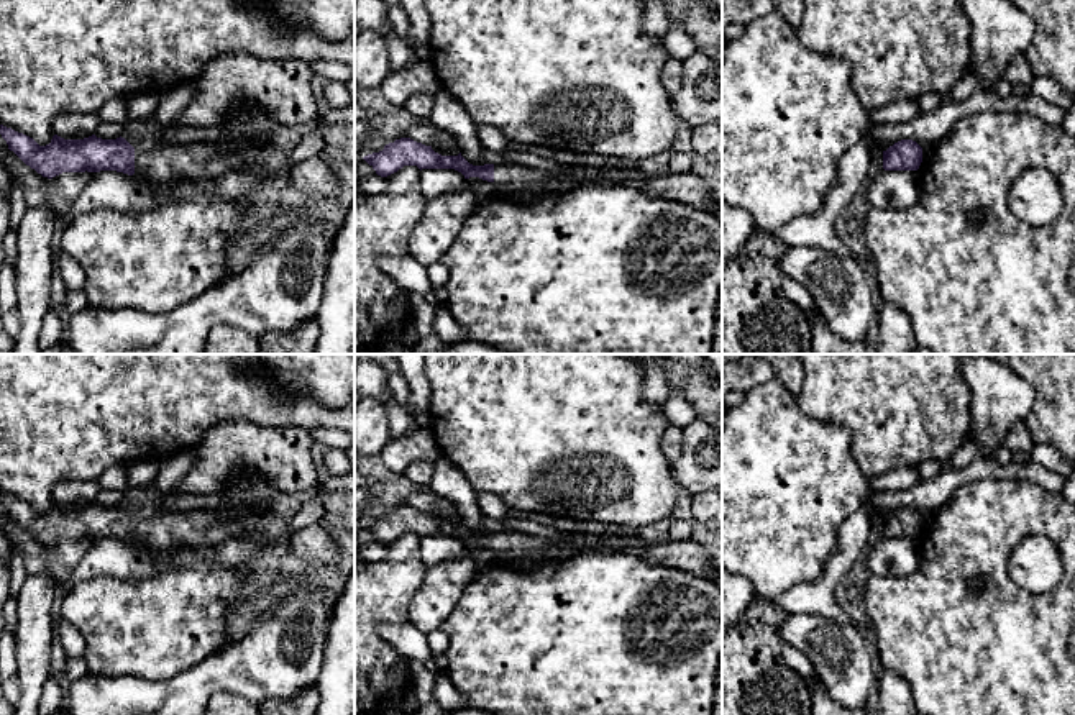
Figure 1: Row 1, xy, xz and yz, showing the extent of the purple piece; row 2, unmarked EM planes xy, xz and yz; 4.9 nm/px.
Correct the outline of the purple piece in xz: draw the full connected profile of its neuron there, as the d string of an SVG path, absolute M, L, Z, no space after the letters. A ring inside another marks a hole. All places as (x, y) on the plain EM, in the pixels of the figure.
M400 505L384 513L382 518L363 525L381 544L387 544L404 533L422 536L455 536L469 544L492 549L499 561L522 559L527 556L543 556L547 559L578 558L588 553L624 553L643 559L648 564L673 567L711 579L719 572L707 548L694 538L678 543L650 543L638 538L602 536L601 541L586 551L570 540L548 540L522 531L469 531L461 520L458 523L441 523L410 505Z

